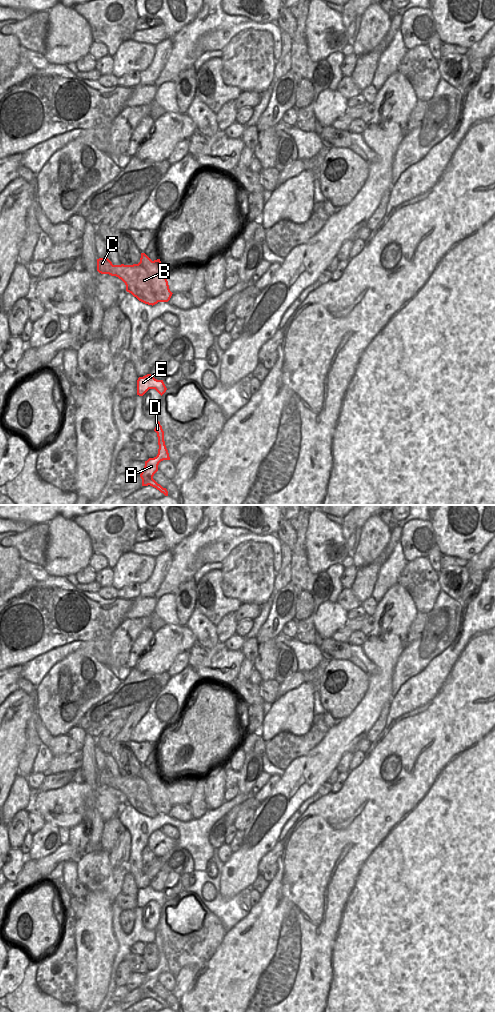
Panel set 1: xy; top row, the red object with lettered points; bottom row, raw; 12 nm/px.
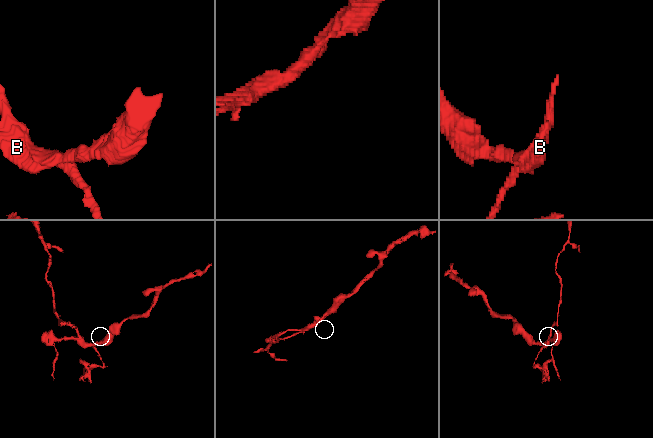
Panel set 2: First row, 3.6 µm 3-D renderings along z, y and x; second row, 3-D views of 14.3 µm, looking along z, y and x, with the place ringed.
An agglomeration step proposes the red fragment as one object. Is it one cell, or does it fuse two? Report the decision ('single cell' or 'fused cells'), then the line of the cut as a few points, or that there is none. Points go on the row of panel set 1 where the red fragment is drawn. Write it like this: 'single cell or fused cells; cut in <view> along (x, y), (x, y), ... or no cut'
fused cells; cut in xy along (113, 265), (116, 275)

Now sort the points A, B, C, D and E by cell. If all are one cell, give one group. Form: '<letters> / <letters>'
A B D E / C

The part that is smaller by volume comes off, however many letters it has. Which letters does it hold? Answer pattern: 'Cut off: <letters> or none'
Cut off: C

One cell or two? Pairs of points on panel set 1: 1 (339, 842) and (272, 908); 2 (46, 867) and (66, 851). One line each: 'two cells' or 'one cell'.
1: one cell
2: one cell

